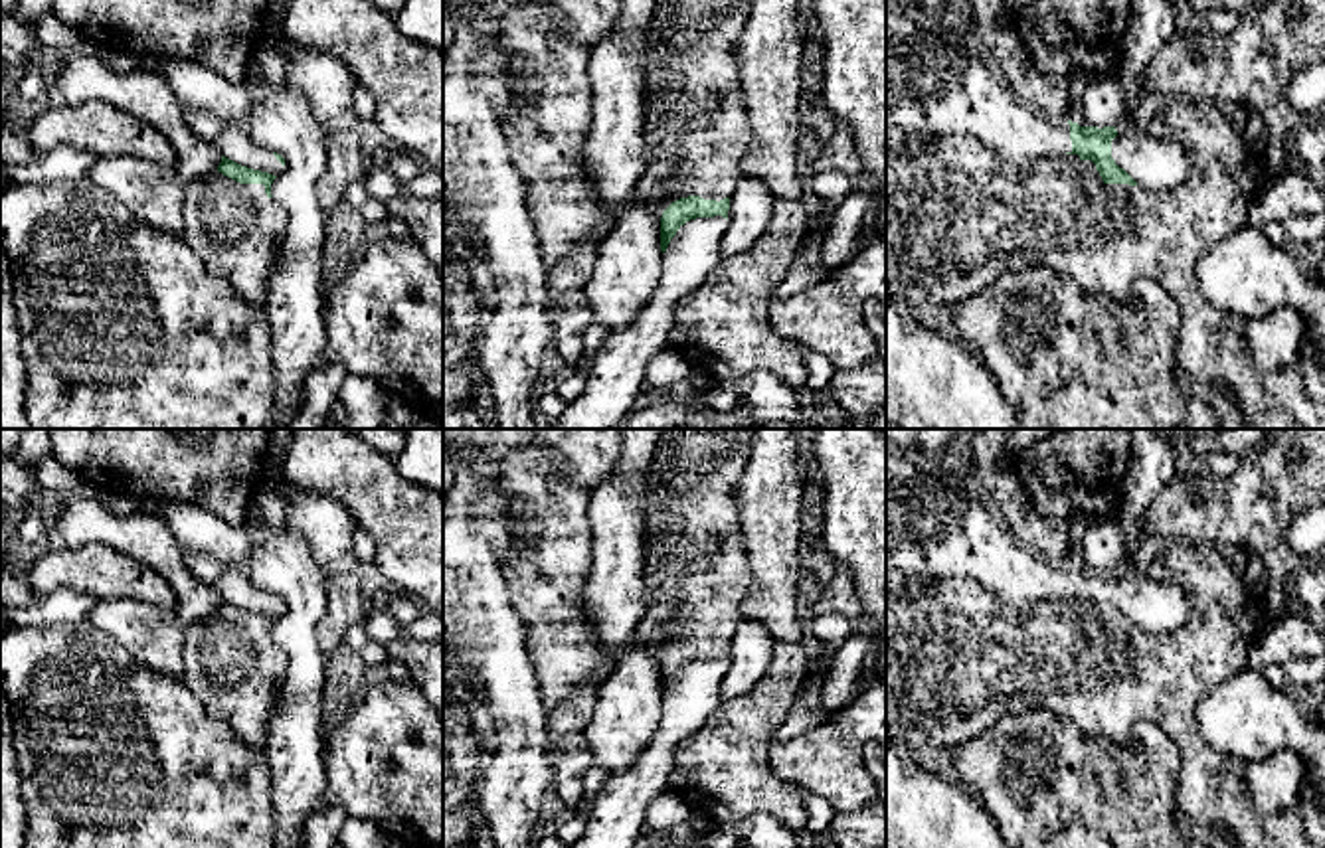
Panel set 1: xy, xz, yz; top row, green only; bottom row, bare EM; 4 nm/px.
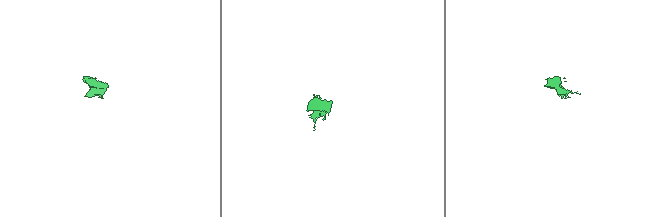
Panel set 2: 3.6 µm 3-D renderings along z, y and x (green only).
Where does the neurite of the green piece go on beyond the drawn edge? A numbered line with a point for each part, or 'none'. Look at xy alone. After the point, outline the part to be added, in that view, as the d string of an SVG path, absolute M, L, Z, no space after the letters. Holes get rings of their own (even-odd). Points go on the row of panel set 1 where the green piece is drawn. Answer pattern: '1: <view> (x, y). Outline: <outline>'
1: xy (230, 139). Outline: M186 107L188 127L221 156L261 172L279 176L285 166L267 148L257 146L249 132L247 121L225 121L208 111Z

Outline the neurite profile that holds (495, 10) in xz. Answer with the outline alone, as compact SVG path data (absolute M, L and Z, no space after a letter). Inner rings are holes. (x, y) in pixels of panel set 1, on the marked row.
M447 0L449 4L461 6L465 12L469 8L479 8L483 12L477 18L477 28L488 40L504 34L504 18L518 6L530 0Z

